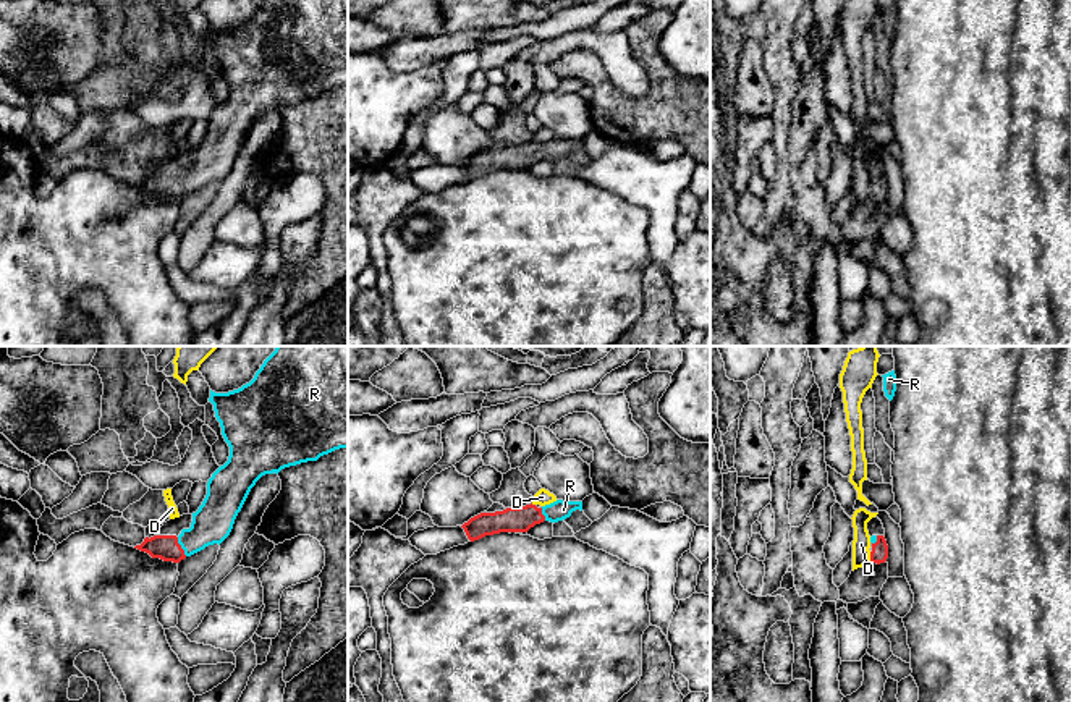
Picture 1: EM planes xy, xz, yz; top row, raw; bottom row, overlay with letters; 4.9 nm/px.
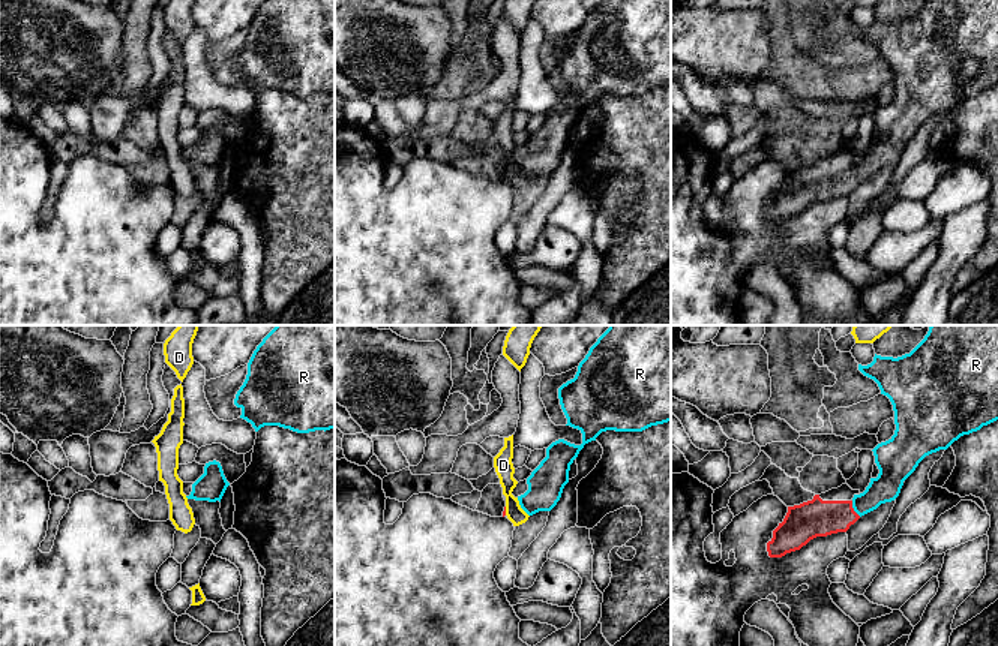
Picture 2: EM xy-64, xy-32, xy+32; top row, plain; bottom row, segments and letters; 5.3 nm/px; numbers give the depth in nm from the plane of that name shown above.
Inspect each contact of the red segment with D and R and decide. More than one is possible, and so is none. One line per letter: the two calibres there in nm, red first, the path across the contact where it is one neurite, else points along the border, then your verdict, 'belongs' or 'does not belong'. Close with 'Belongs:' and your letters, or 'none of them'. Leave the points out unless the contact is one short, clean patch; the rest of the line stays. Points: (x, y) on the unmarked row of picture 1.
D: 90 nm thick on the red side, 90 nm on the other; does not belong
R: 130 nm thick on the red side, 200 nm on the other; runs through xy (165, 185), (180, 185), (198, 175), (212, 160); belongs
Belongs: R

